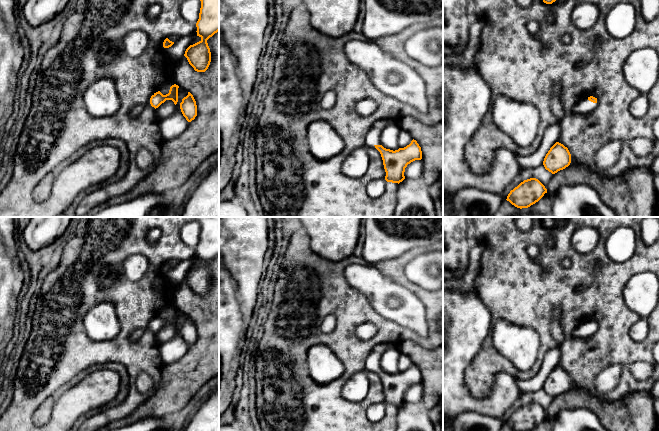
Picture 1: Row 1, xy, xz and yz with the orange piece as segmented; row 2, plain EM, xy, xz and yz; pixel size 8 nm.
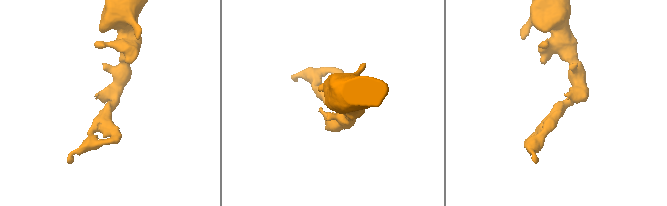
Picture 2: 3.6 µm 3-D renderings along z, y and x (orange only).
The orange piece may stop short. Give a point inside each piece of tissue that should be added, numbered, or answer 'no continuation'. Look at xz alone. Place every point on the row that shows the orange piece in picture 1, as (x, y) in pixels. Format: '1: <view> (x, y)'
1: xz (373, 136)

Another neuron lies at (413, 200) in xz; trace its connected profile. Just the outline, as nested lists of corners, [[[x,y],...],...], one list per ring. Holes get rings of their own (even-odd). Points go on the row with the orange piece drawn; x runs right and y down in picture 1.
[[[405,178],[398,184],[393,217],[437,217],[427,186],[420,179]]]

